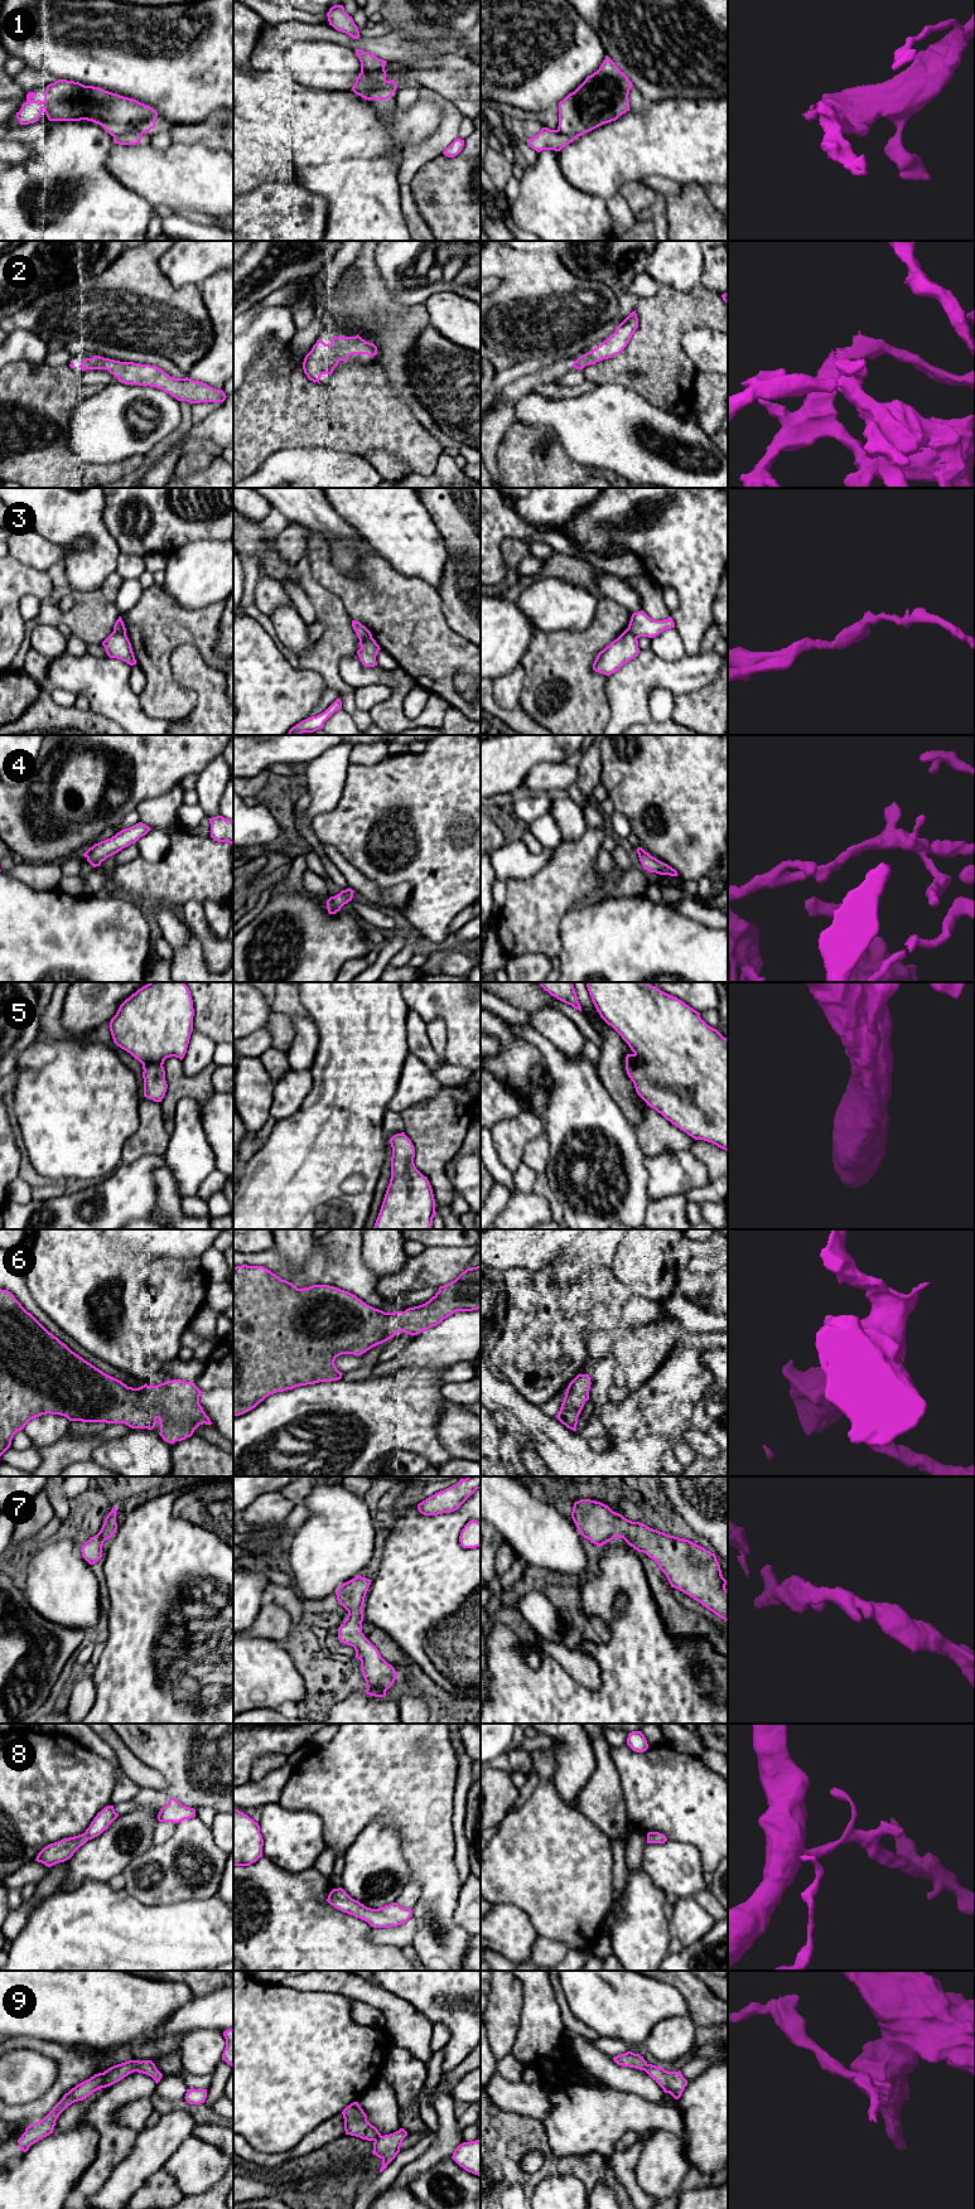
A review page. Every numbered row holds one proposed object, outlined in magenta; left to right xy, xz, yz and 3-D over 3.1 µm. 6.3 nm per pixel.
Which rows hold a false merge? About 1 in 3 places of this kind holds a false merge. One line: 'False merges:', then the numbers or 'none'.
False merges: 1, 3, 9

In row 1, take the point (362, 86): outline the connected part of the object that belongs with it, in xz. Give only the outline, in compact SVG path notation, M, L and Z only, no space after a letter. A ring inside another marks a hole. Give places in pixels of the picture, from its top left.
M361 72L351 91L365 100L383 101L392 96L397 86L394 81L383 81L382 83L372 84L367 74Z

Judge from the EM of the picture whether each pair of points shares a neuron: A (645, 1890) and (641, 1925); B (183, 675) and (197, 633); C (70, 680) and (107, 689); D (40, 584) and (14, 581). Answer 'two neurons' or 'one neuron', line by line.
A: one neuron
B: two neurons
C: one neuron
D: one neuron

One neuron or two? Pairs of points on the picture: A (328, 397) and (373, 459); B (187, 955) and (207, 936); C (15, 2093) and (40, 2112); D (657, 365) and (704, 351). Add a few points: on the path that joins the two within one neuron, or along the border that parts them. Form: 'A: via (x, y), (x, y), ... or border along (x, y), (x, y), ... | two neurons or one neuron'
A: border along (361, 455), (372, 452), (390, 452), (399, 458) | two neurons
B: border along (192, 933), (199, 941), (206, 965), (210, 968) | two neurons
C: border along (52, 2086), (40, 2097), (30, 2102), (13, 2104) | two neurons
D: border along (695, 327), (681, 338), (681, 347), (695, 371) | two neurons

